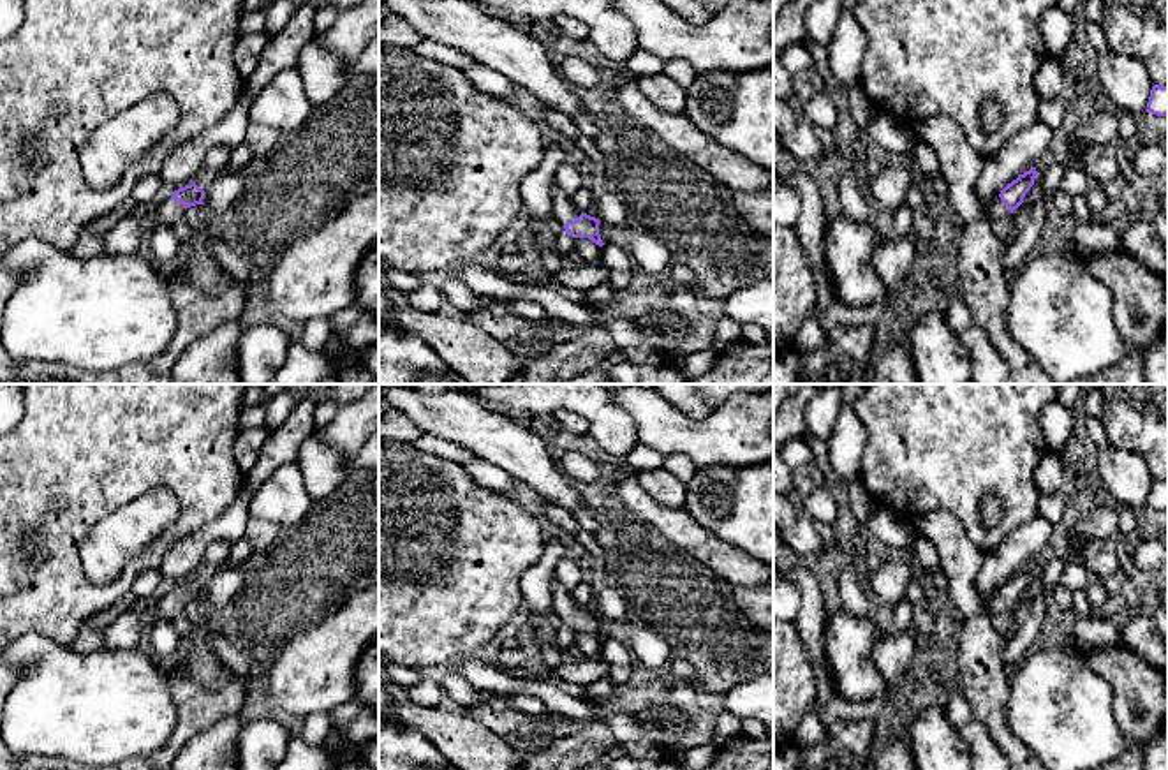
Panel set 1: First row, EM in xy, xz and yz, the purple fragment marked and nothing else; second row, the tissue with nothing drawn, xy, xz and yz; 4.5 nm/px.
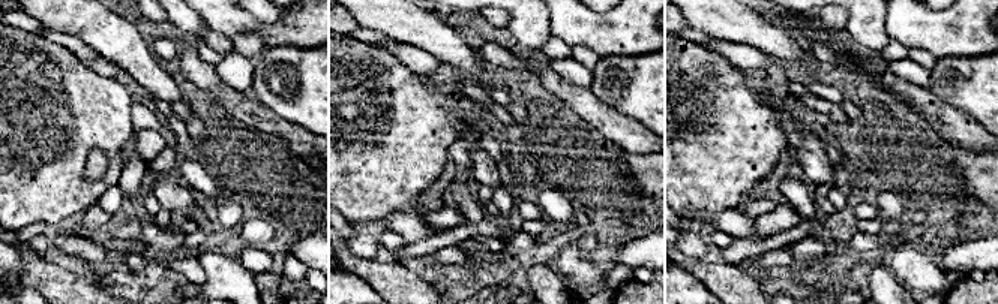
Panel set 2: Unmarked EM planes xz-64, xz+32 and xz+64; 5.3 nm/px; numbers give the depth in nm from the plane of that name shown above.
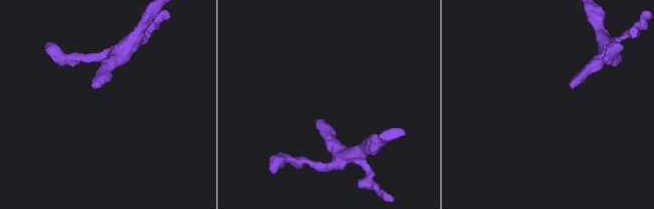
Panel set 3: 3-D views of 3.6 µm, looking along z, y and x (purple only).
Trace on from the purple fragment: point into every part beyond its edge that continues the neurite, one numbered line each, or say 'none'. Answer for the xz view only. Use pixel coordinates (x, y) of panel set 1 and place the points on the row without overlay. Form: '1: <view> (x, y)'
1: xz (564, 605)

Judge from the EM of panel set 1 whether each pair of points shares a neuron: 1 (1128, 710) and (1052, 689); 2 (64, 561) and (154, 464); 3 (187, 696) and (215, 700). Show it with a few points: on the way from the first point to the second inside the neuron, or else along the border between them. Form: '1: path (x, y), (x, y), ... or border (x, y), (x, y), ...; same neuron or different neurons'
1: border (1094, 670), (1112, 688), (1114, 716), (1130, 746); different neurons
2: path (66, 533), (125, 473); same neuron
3: path (194, 700), (208, 700); same neuron

